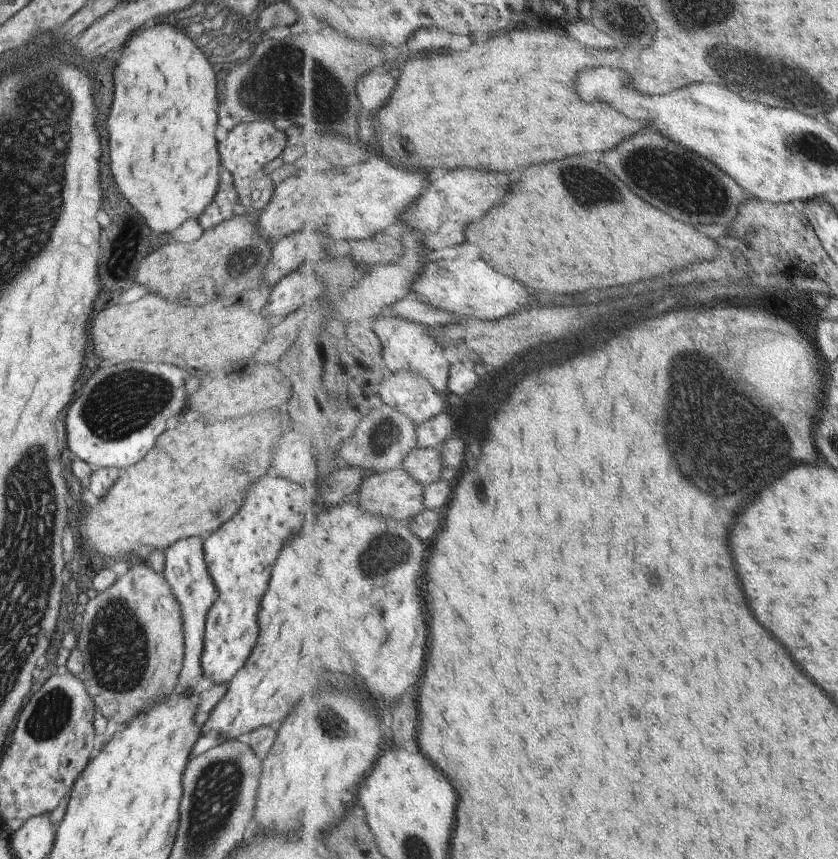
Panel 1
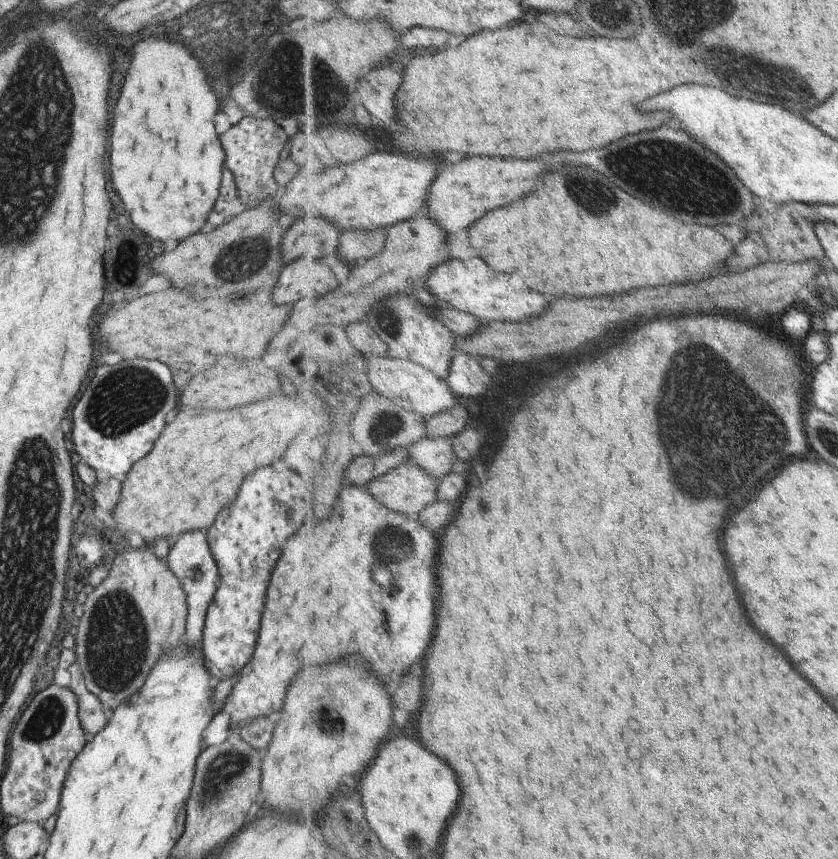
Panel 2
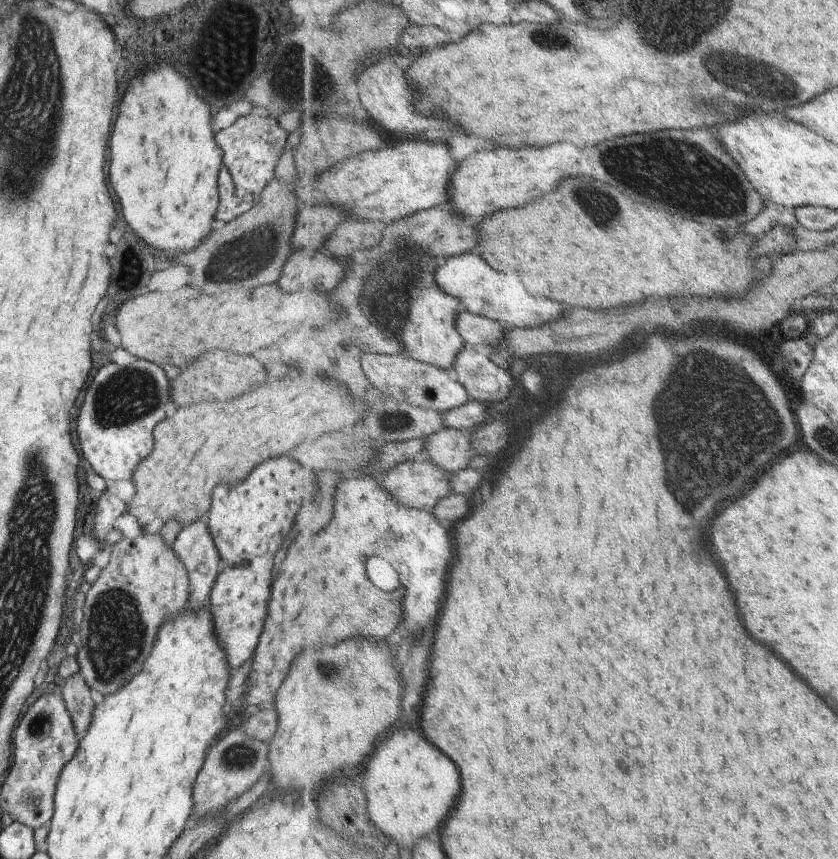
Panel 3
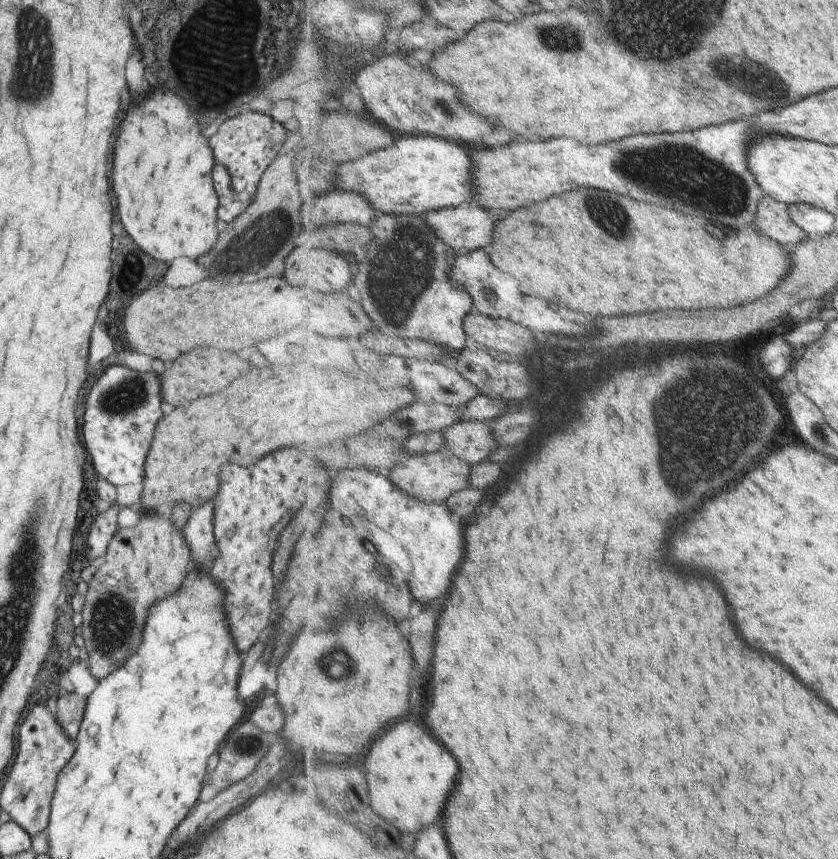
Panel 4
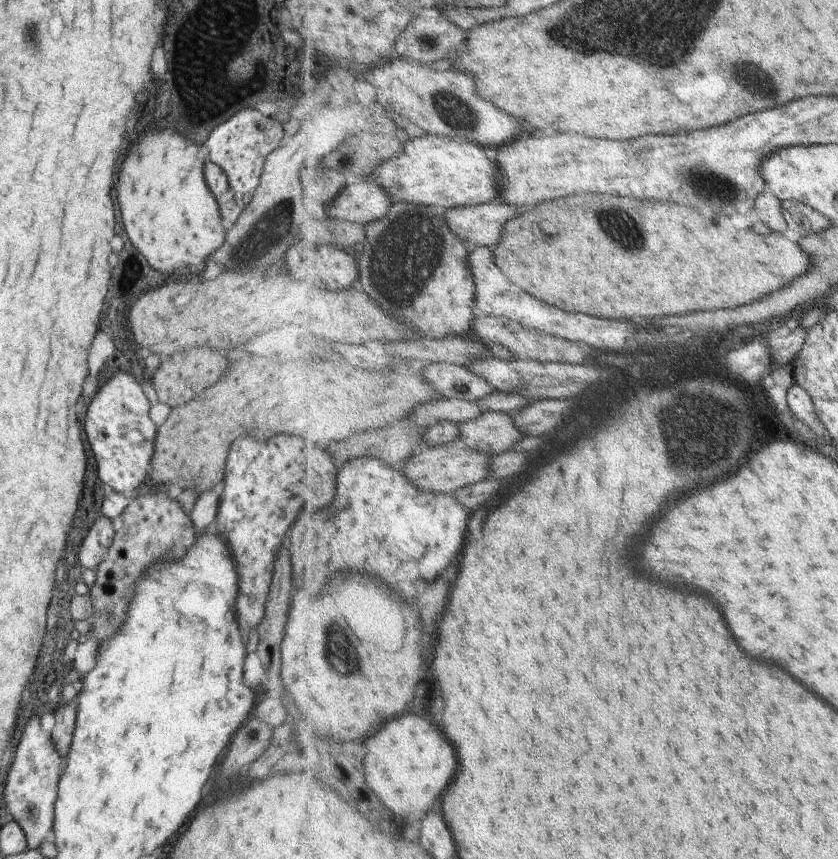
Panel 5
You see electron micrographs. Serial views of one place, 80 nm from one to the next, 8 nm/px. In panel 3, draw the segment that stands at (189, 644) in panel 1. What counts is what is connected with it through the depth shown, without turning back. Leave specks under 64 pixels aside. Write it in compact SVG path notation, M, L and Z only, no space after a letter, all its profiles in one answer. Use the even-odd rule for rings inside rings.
M197 519L197 522L182 526L171 545L172 551L182 562L186 570L188 580L188 602L193 611L199 611L200 607L203 607L204 604L207 606L215 577L218 576L219 569L221 568L211 535L207 530L206 524L205 526L203 526L203 524L205 524L205 520L199 522L199 519Z

